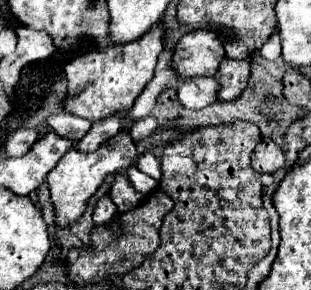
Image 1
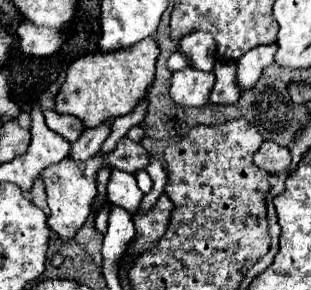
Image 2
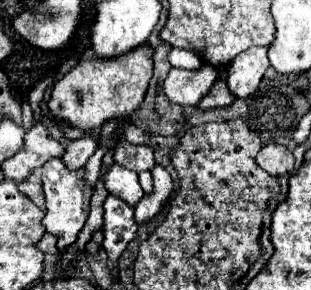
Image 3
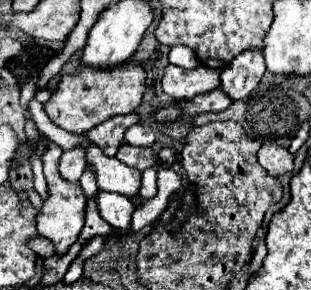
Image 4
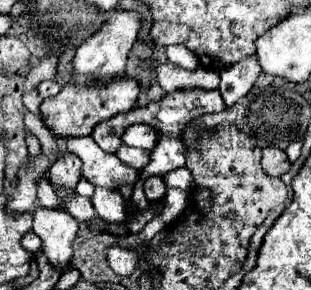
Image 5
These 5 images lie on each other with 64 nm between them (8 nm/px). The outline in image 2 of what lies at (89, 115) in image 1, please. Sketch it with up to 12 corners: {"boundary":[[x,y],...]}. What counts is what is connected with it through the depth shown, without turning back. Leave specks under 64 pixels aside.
{"boundary":[[148,38],[70,64],[54,96],[84,128],[130,114],[154,80]]}

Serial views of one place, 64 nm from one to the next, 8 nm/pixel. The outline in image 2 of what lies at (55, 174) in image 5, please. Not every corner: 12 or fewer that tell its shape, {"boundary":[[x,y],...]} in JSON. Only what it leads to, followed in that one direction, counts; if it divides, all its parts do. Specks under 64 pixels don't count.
{"boundary":[[108,124],[84,130],[70,148],[72,160],[84,162],[100,150]]}

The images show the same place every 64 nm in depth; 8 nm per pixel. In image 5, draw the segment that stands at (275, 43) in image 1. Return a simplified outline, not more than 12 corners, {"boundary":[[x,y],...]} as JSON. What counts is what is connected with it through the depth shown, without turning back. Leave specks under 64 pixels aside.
{"boundary":[[256,56],[222,70],[226,108],[248,94],[260,74]]}

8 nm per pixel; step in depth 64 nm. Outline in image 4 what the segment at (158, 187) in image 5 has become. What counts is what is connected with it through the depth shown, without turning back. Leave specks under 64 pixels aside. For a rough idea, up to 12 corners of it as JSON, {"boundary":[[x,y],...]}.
{"boundary":[[156,168],[144,170],[140,198],[154,198],[156,188]]}

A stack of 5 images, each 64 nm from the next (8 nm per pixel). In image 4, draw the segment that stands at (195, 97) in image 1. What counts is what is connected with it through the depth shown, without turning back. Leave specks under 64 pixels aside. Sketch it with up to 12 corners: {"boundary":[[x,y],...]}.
{"boundary":[[168,64],[164,92],[174,100],[220,86],[220,72],[198,66],[184,70]]}

